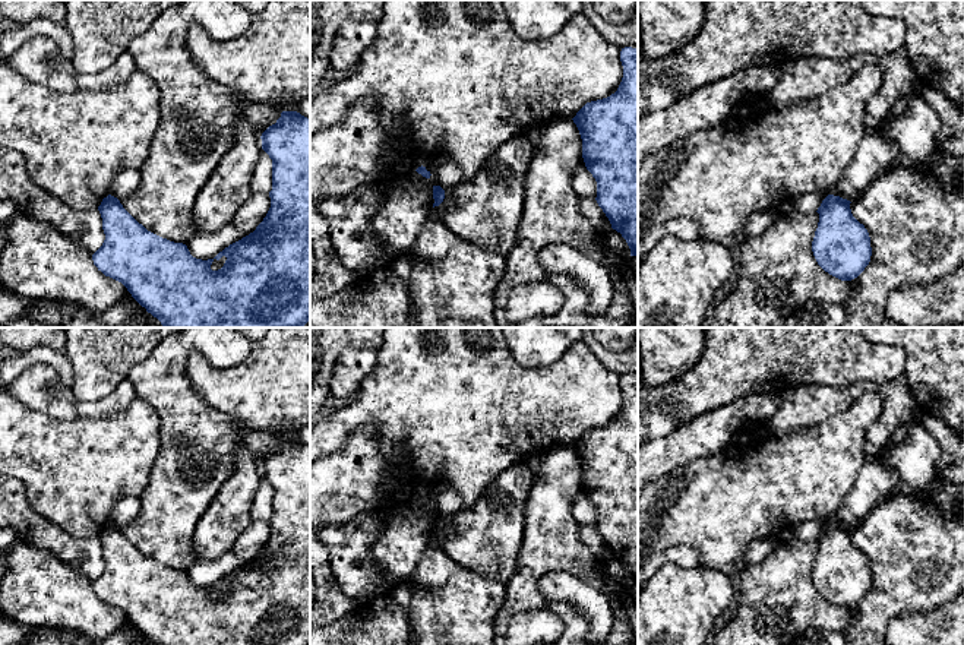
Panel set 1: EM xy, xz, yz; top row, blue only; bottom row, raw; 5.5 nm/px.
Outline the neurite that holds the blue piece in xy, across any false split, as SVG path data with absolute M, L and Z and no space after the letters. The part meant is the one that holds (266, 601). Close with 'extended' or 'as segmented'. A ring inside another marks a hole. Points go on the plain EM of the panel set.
M282 439L260 467L262 477L272 487L272 518L271 535L253 560L214 586L196 586L186 572L148 559L117 525L108 522L98 534L105 562L102 573L92 582L98 598L121 610L154 645L310 645L310 448L297 439ZM222 584L227 585L224 594L212 598L212 589Z | as segmented

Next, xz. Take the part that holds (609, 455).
M638 377L620 379L623 405L614 421L587 430L572 446L582 467L582 486L597 509L597 531L611 556L626 567L630 584L638 584Z | as segmented

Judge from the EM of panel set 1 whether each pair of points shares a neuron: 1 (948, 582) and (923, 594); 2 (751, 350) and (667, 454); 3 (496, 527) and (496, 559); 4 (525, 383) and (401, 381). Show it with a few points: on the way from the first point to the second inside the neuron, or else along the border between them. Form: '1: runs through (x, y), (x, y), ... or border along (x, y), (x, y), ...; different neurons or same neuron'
1: runs through (942, 582), (929, 590); same neuron
2: border along (732, 401), (699, 413), (670, 433); different neurons
3: runs through (496, 534), (496, 552); same neuron
4: runs through (495, 383), (432, 382); same neuron

